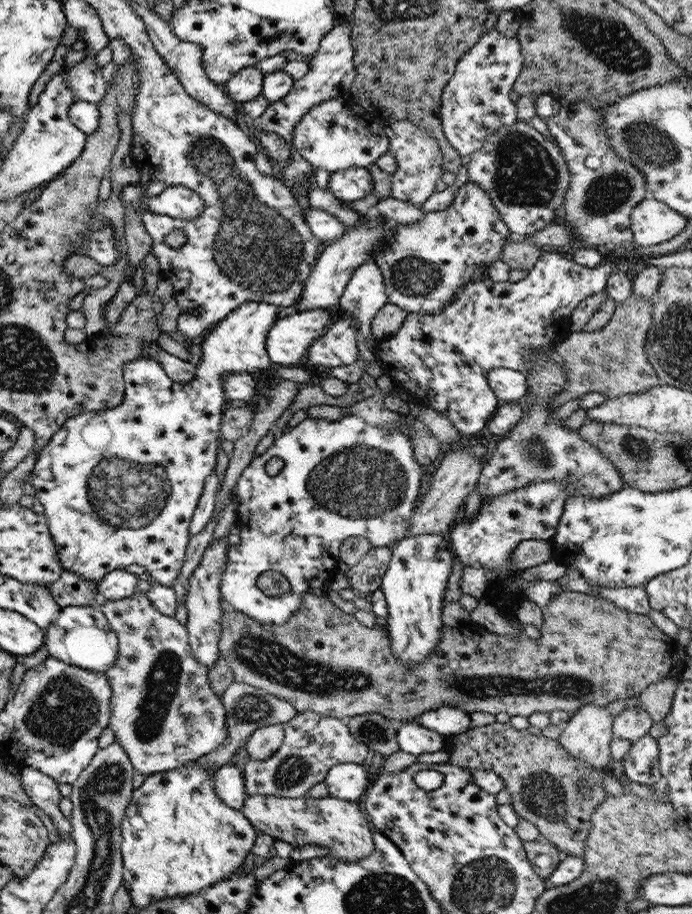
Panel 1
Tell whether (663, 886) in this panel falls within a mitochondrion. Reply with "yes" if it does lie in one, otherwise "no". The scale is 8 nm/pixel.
no

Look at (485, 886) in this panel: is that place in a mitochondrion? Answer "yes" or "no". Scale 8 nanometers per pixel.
yes

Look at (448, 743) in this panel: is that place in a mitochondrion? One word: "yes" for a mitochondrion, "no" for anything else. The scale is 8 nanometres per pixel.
no

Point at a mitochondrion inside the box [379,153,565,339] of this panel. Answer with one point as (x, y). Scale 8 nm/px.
(414, 276)

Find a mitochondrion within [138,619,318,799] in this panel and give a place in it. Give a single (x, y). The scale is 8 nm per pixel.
(294, 769)

